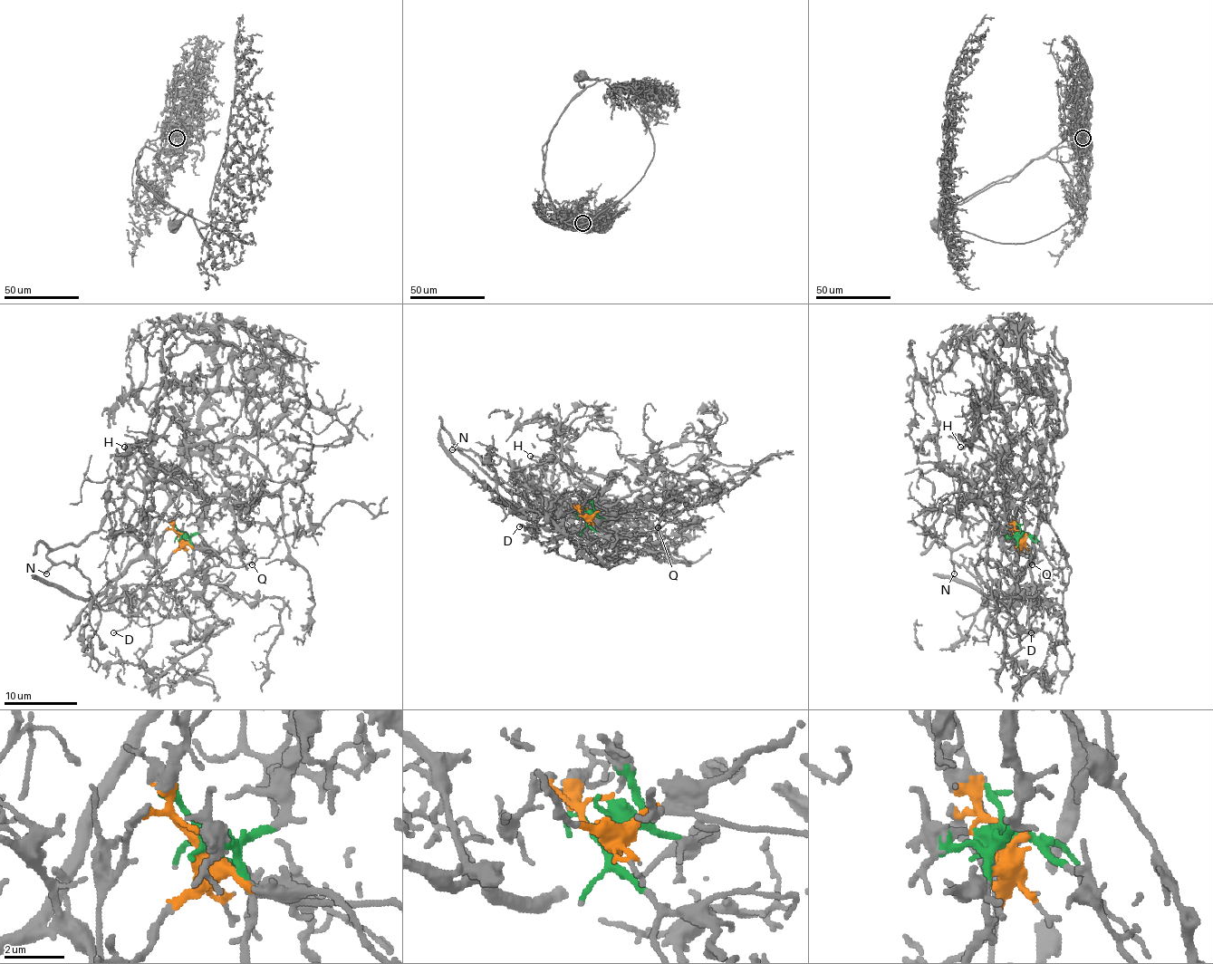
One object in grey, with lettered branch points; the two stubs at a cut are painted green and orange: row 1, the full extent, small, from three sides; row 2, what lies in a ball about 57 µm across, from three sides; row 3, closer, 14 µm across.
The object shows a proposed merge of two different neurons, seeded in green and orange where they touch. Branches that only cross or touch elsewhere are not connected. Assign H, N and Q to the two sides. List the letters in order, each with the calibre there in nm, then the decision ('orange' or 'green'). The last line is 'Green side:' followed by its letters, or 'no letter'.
H: 170 nm thick; green
N: 190 nm thick; orange
Q: 90 nm thick; green
Green side: H, Q

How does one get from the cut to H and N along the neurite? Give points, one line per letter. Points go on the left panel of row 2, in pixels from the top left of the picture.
H: (180, 535), (193, 535), (200, 528), (207, 500), (198, 489), (163, 473), (138, 448), (125, 448)
N: (180, 535), (163, 534), (156, 572), (134, 614), (105, 611), (73, 564), (57, 563), (46, 573)

